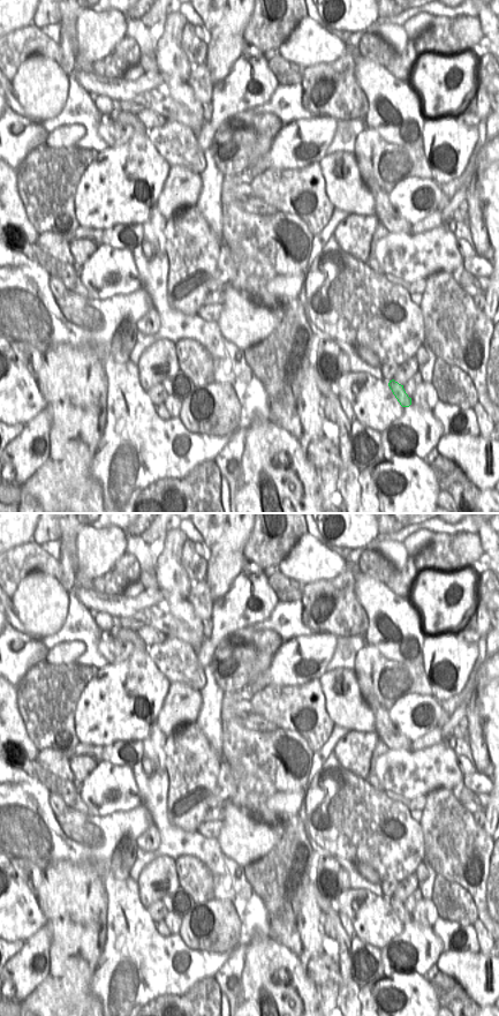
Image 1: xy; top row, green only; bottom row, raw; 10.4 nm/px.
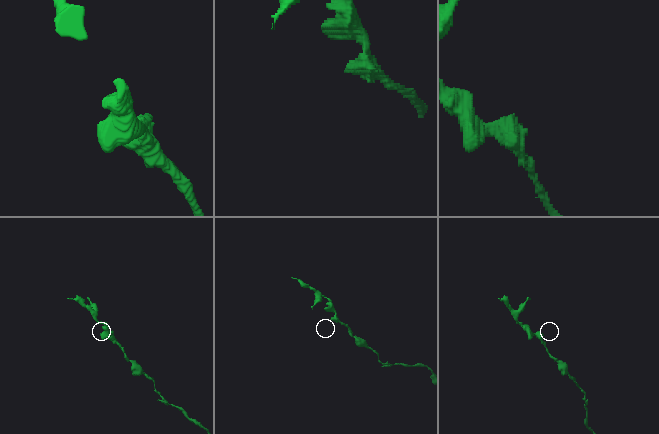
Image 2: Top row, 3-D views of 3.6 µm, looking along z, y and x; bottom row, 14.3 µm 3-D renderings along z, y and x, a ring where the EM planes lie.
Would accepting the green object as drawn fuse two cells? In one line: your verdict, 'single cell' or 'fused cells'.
single cell

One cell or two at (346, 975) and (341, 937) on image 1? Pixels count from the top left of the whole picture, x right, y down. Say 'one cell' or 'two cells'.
one cell

